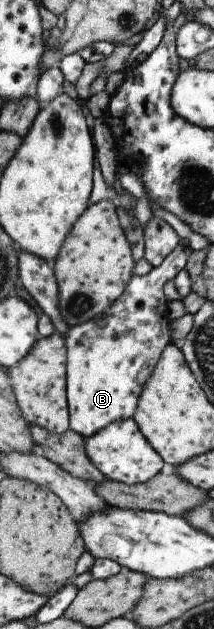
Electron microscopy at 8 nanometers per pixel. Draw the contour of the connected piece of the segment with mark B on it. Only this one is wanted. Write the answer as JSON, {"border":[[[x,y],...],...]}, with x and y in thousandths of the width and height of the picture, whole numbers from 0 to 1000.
{"border":[[[836,380],[836,386],[734,424],[710,424],[673,439],[617,437],[570,467],[467,501],[313,521],[294,539],[308,552],[304,631],[322,661],[318,682],[341,684],[383,696],[435,692],[500,674],[603,666],[621,660],[678,604],[734,577],[757,555],[799,544],[785,531],[794,514],[780,501],[785,488],[776,488],[785,480],[757,466],[757,452],[776,445],[808,444],[818,436],[864,424],[888,399],[879,383]]]}

